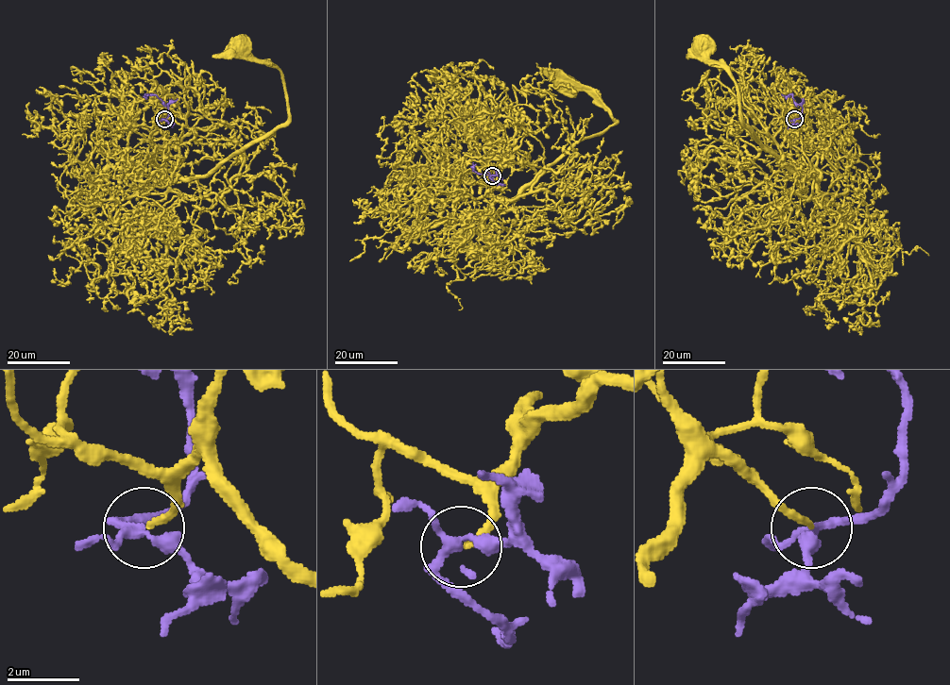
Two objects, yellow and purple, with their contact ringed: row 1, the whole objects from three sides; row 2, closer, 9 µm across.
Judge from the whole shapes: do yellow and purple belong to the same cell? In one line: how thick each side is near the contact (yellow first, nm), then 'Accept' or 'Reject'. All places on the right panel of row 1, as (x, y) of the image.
Thickness 190 nm (yellow) against 220 nm. Accept

